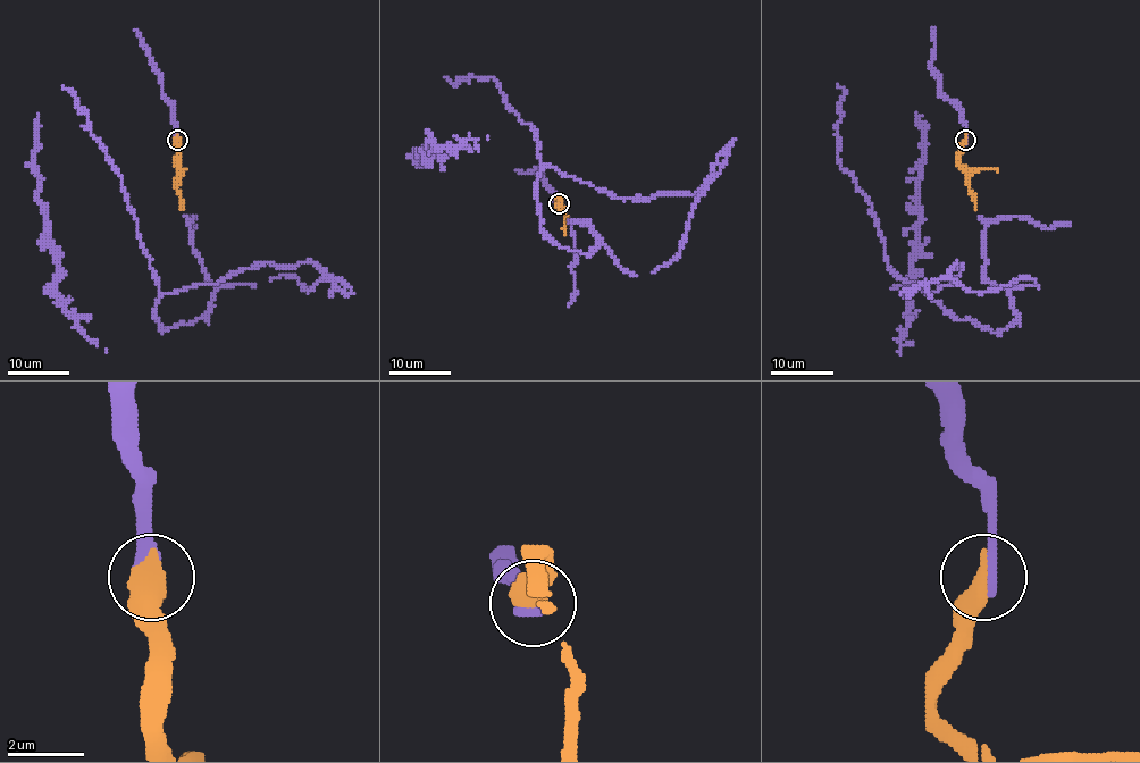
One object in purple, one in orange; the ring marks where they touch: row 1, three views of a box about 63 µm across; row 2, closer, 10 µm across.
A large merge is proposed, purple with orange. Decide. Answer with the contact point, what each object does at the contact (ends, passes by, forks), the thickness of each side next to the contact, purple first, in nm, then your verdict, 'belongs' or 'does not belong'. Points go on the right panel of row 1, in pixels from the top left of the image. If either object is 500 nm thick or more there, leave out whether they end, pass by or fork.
at (965, 140); 440 nm thick on the purple side, 600 nm on the other; belongs

